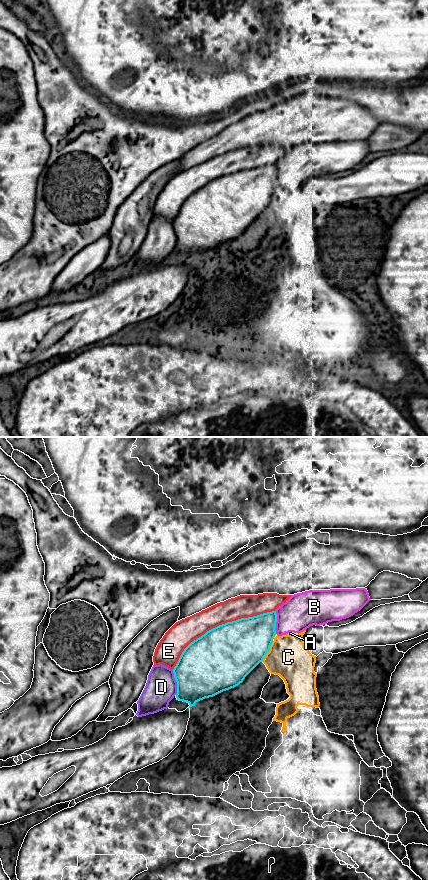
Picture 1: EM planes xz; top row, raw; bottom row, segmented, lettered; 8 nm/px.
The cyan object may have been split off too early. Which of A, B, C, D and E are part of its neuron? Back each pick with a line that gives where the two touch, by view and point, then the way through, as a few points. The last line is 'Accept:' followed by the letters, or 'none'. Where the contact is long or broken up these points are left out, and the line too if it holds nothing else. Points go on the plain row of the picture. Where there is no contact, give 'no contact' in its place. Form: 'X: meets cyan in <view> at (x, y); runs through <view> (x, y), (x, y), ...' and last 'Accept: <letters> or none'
A: meets cyan in xz at (274, 188)
Accept: A

